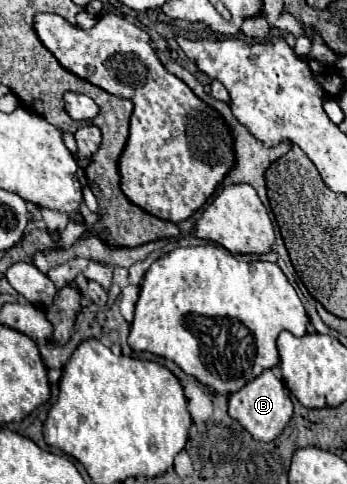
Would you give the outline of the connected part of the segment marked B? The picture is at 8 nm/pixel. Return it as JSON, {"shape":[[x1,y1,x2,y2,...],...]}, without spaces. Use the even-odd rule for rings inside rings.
{"shape":[[265,370,255,380,247,382,239,392,229,396,229,416,237,420,255,440,271,442,289,424,293,416,293,404,289,400,289,392,285,384,279,378,275,378,271,370]]}

